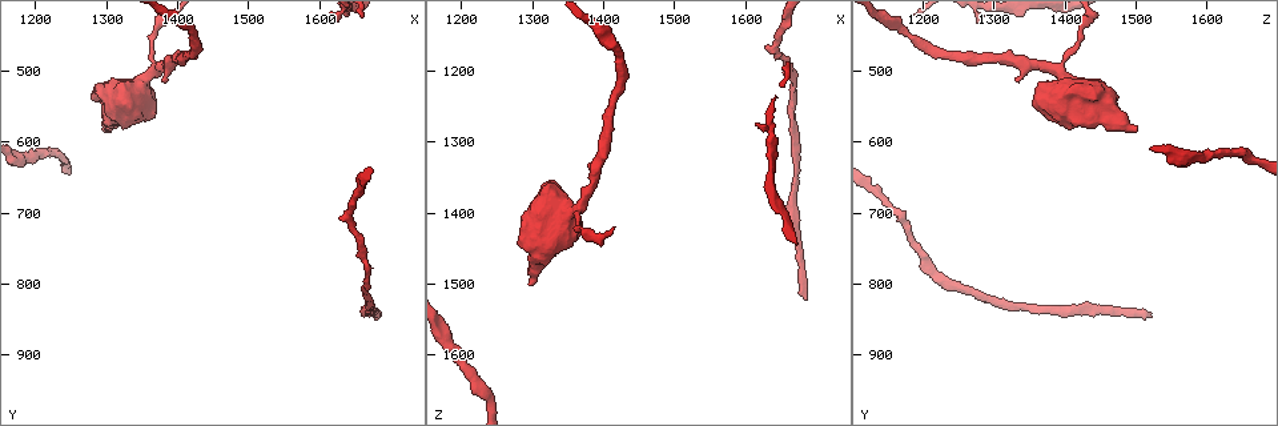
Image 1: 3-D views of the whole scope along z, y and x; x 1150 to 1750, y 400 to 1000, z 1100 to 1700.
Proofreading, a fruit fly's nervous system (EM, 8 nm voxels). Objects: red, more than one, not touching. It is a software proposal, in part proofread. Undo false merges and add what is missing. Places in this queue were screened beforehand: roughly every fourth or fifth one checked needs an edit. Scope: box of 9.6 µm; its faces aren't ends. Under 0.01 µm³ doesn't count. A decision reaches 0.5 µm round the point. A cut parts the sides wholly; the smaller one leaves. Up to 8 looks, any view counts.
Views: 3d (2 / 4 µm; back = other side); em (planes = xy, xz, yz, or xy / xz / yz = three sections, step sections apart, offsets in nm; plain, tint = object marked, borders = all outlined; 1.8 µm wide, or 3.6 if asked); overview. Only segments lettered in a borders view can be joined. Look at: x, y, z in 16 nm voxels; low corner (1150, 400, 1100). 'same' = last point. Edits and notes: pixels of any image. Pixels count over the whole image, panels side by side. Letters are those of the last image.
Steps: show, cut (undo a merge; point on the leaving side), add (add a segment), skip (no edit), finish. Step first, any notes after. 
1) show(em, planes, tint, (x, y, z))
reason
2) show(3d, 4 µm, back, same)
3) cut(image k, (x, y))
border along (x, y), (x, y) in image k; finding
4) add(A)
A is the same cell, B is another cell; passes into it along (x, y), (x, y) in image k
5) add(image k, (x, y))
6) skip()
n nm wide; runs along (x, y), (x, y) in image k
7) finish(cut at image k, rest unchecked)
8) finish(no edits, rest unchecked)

show(em, xz, step 16, tint, (1295, 580, 1495))
thick end

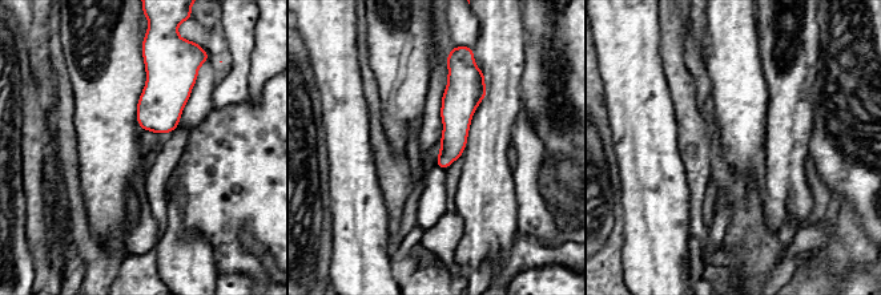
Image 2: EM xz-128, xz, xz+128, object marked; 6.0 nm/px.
show(em, planes, borders, same)
another direction

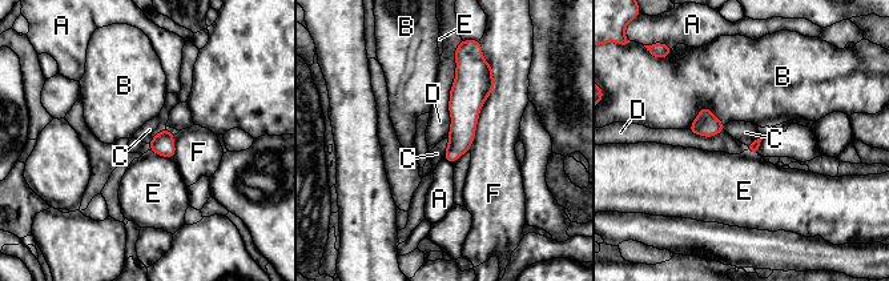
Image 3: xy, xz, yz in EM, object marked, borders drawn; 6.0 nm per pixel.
skip()
A, B, C, D, E and F are other cells; no lettered segment goes on from it

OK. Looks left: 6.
show(3d, 4 µm, back, (1365, 460, 1415))
thin neck

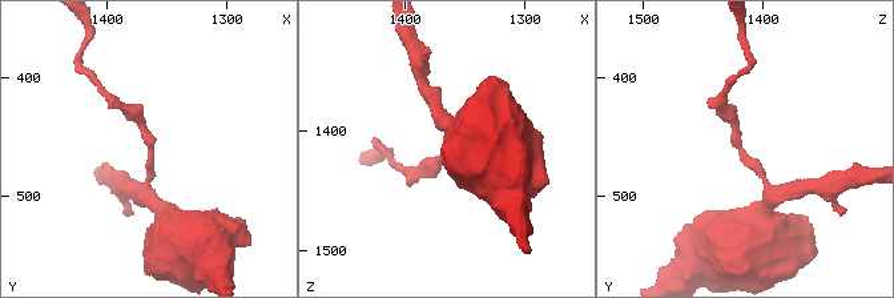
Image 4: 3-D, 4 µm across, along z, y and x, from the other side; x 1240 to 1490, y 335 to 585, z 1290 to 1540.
show(em, planes, borders, (1364, 464, 1418))
now the EM

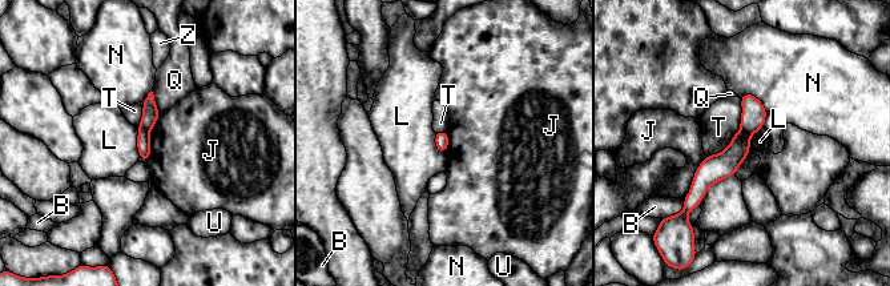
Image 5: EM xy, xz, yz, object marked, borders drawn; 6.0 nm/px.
cut(image 5, (150, 113))
B, J, L, N, Q, T, U and Z are other cells; border along (140, 128), (148, 131) in image 5; a second neuron is stuck on

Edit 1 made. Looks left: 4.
show(em, xy, step 4, borders, (1685, 850, 1520))

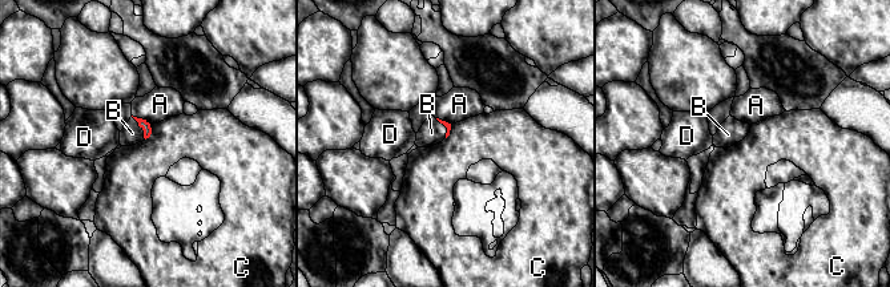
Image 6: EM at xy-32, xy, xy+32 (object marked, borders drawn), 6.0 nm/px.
show(em, planes, borders, same)

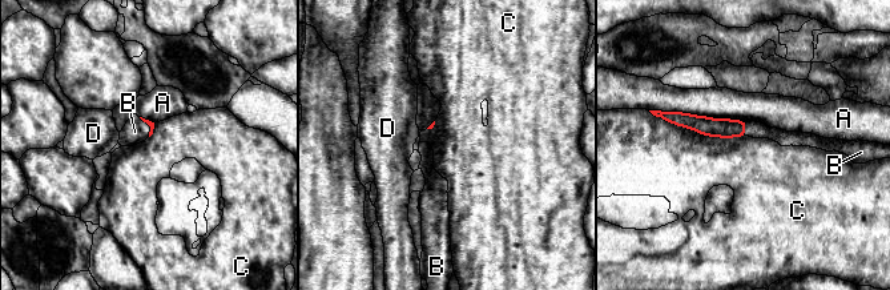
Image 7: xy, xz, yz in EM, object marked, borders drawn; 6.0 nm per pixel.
add(B)
B is the same cell, A, C and D are other cells; passes into it along (724, 128), (744, 128), (753, 129) in image 7; the neuron continues

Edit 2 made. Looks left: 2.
finish(cut at image 5, add at image 7, rest unchecked)

